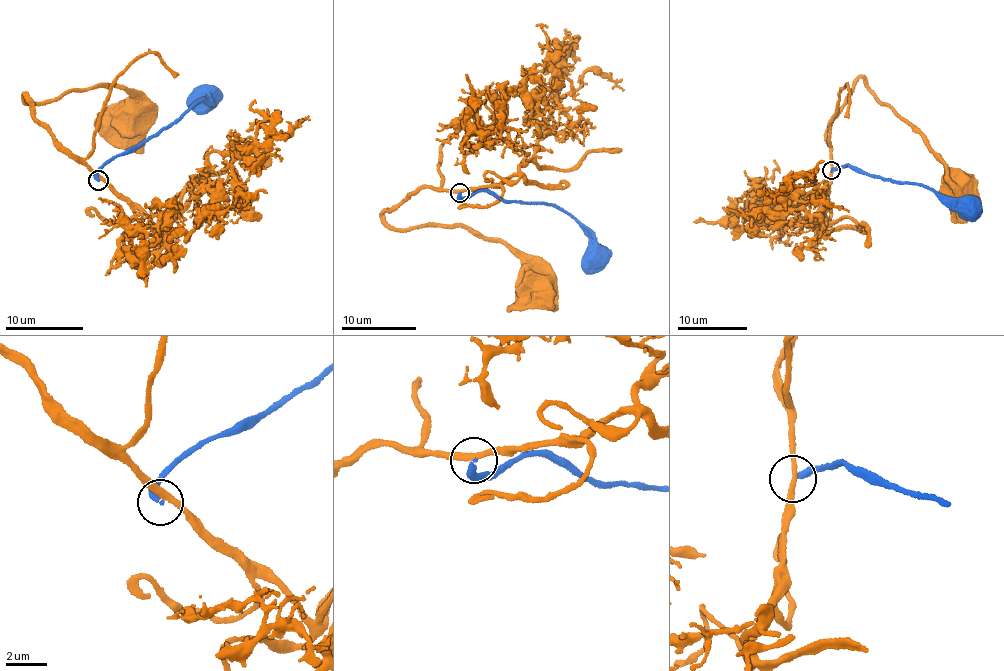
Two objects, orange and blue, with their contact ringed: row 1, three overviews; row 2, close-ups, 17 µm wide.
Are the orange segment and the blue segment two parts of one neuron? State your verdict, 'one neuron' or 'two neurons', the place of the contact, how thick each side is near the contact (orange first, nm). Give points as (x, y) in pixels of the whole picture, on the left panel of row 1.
two neurons; at (98, 180); 280 nm thick on the orange side, 300 nm on the other

